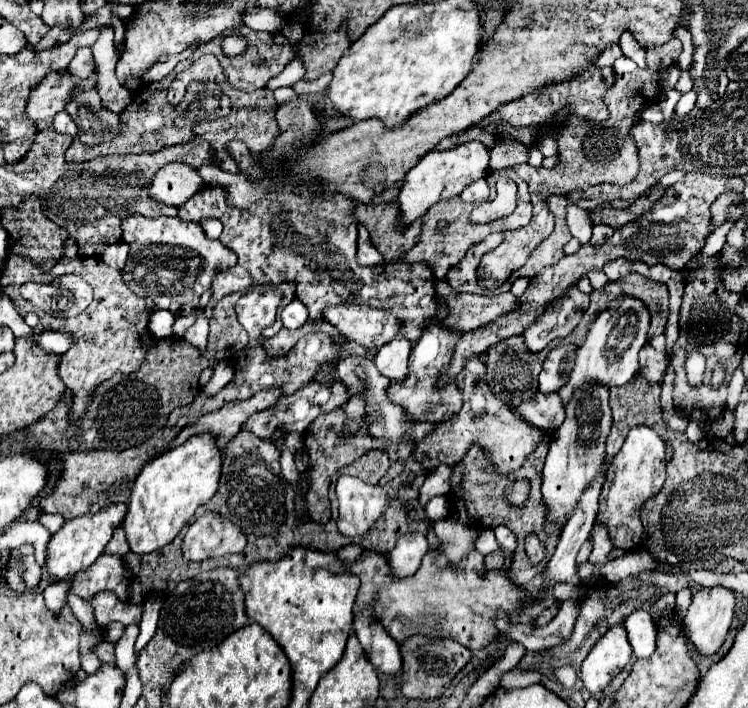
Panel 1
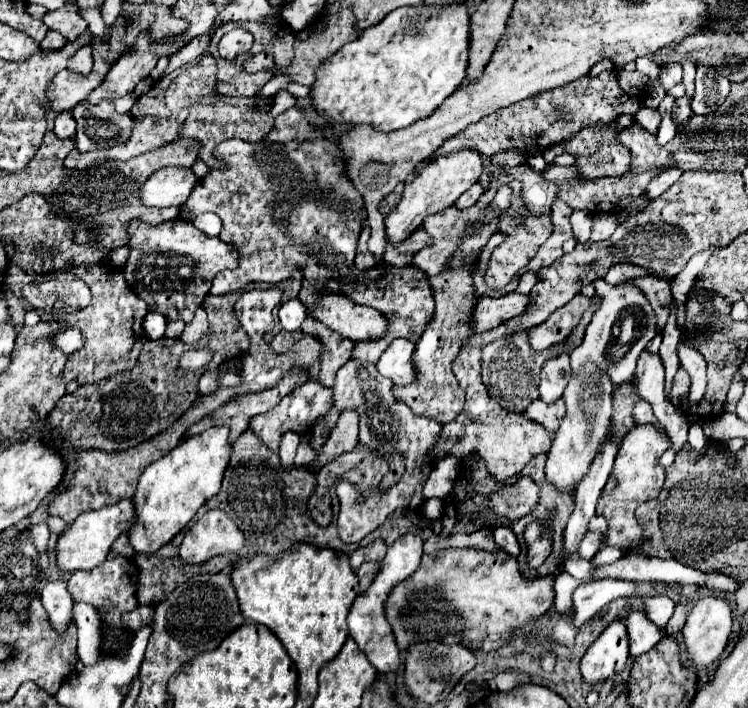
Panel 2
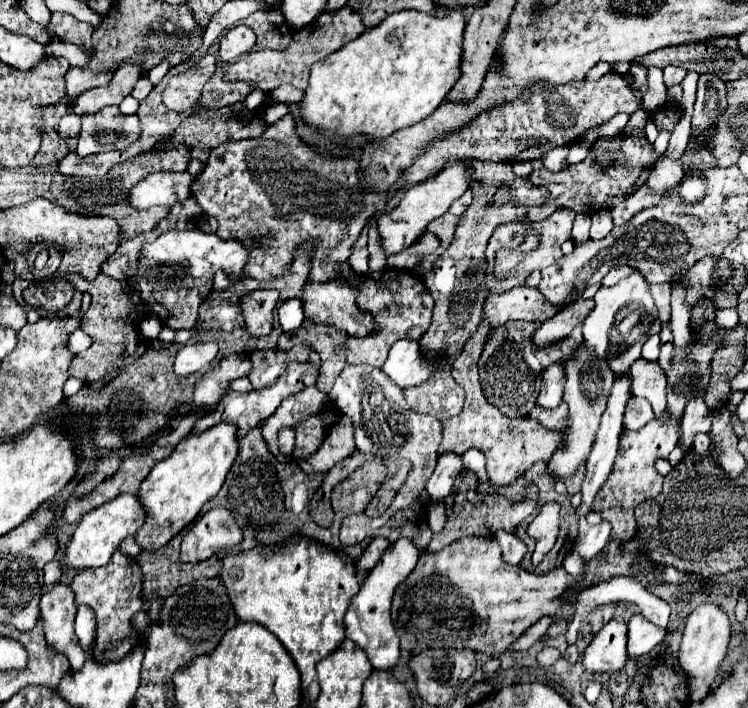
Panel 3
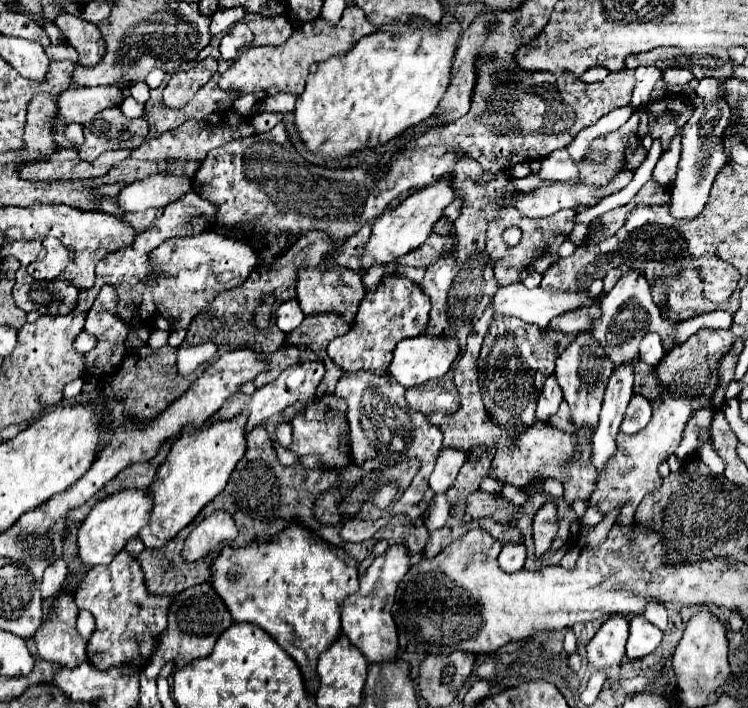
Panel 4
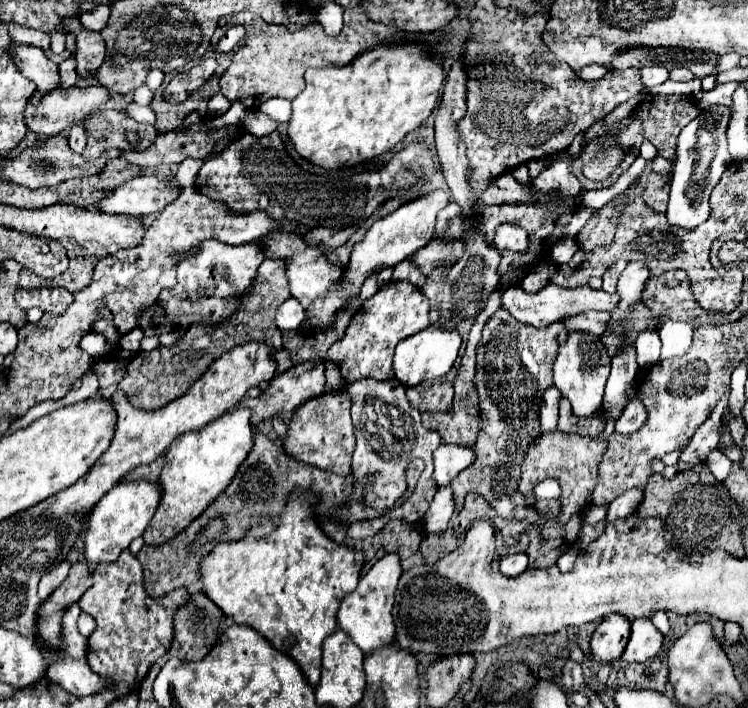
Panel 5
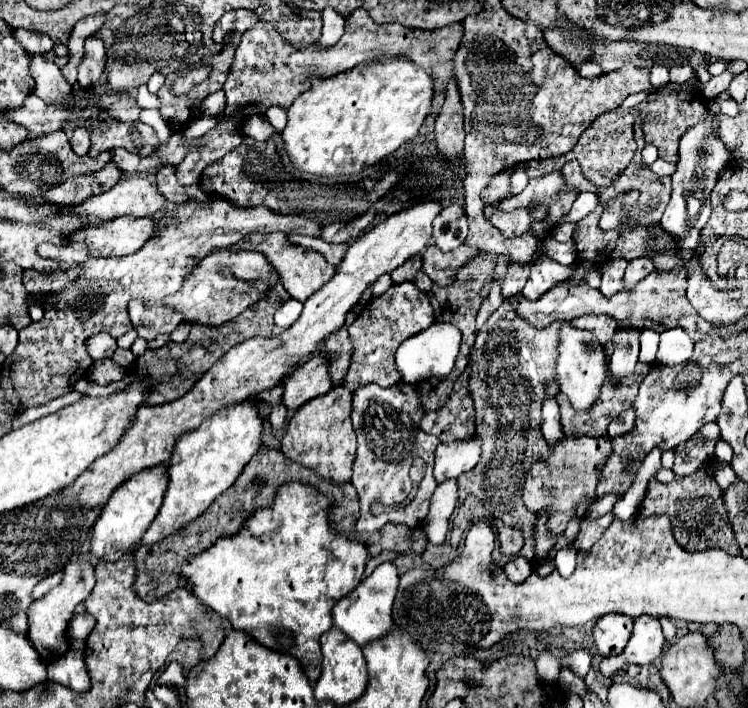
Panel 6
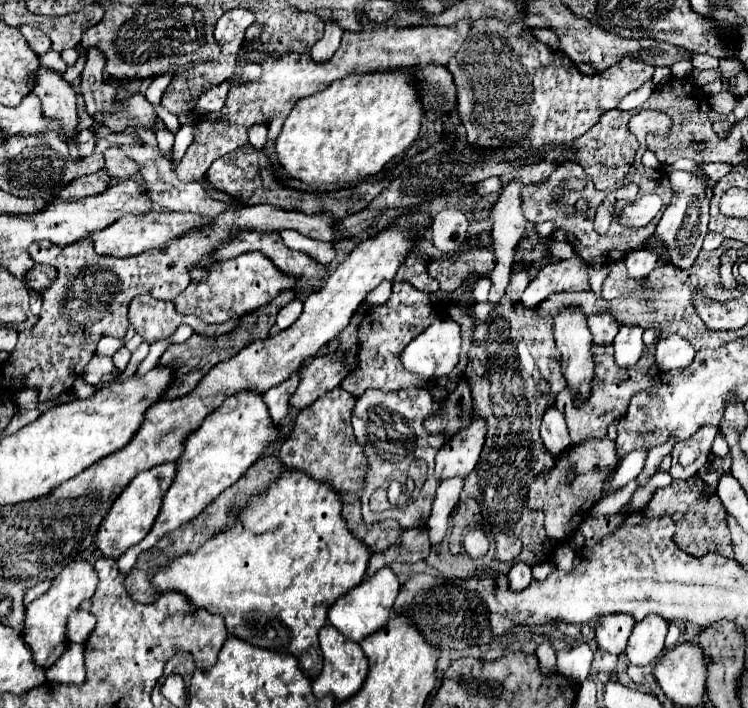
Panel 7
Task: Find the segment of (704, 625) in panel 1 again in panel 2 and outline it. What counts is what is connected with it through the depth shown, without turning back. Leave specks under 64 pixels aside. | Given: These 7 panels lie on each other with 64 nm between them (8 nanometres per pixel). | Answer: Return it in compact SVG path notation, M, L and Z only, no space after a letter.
M702 596L694 604L694 608L690 610L688 620L686 620L684 628L682 628L682 634L684 634L688 660L694 664L696 674L698 674L698 690L708 684L708 668L724 652L730 632L732 632L732 610L730 610L730 604L726 600L716 598L716 596Z

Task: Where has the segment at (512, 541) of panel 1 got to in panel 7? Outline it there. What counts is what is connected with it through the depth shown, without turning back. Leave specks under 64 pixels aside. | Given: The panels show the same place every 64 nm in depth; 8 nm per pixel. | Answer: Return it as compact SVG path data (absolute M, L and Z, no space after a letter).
M514 562L510 572L508 572L508 584L514 592L520 592L524 588L528 588L528 584L532 582L532 572L530 566L524 562Z

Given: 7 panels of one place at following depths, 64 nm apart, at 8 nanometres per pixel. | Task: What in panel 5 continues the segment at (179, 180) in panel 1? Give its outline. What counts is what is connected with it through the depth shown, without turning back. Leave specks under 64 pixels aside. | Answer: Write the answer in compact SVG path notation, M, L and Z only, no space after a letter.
M138 176L132 178L102 200L94 204L96 210L104 214L130 214L130 216L148 216L164 210L178 198L176 186L156 176Z

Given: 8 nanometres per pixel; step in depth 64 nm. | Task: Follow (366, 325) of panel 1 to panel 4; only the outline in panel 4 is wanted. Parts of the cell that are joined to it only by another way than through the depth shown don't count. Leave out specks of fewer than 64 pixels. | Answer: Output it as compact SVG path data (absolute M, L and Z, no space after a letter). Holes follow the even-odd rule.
M318 264L318 266L298 266L298 280L296 280L296 300L306 314L322 314L322 312L340 312L348 324L354 322L358 304L365 295L362 277L358 272L342 268L338 264ZM354 282L354 284L346 284Z

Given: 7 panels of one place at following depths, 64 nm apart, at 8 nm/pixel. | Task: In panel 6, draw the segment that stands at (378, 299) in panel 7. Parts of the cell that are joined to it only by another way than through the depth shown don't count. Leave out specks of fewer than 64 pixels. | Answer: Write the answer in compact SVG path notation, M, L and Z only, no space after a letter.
M384 274L380 276L373 284L372 297L374 298L383 295L392 285L393 282L390 274Z

